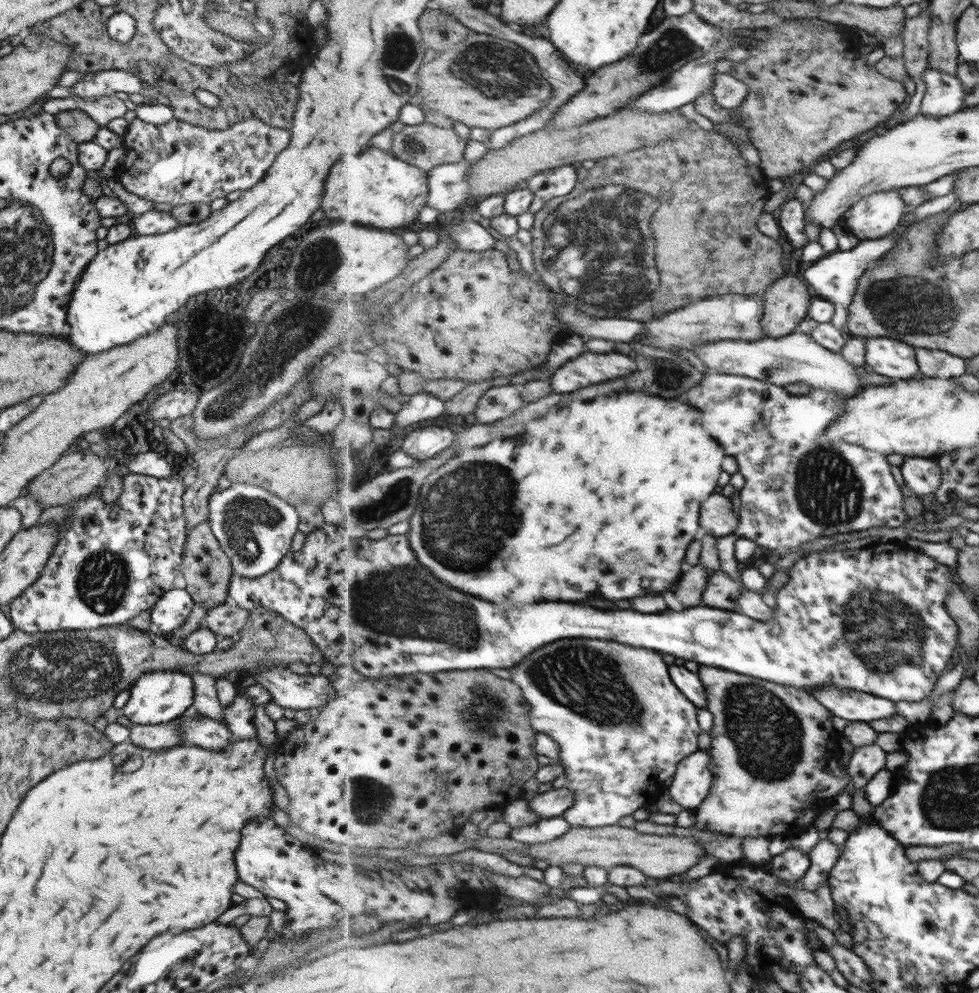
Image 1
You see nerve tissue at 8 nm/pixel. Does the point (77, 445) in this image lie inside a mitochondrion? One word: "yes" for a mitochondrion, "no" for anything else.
no

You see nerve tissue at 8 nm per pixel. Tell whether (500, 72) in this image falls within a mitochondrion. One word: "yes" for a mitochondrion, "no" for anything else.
yes

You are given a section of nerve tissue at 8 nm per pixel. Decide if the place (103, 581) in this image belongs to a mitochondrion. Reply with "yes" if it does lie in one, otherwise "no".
yes

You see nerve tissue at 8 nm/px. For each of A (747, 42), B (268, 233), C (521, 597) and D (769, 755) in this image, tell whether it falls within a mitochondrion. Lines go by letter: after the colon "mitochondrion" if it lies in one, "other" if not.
A: other
B: other
C: other
D: mitochondrion

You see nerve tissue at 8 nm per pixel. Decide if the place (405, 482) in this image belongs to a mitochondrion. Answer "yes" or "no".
yes

